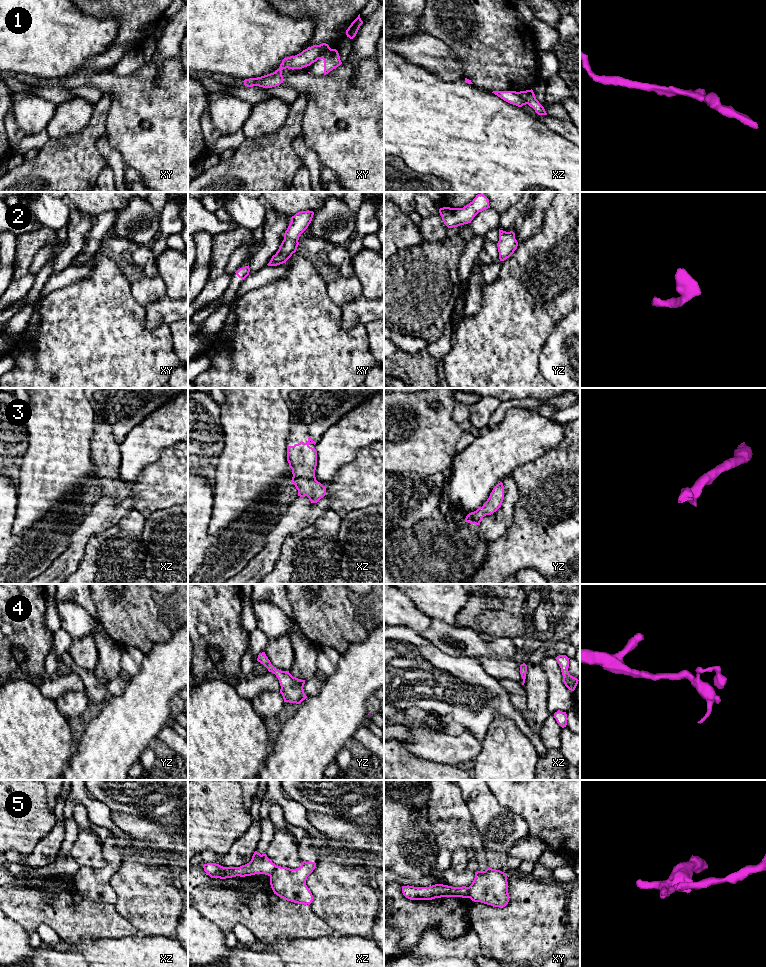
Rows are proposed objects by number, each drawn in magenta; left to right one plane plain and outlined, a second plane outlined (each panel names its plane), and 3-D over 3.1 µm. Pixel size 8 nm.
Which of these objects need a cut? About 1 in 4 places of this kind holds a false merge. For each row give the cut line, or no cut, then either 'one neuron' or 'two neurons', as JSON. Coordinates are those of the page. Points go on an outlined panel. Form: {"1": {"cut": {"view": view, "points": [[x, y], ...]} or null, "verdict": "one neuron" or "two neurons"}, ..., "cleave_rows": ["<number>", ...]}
{"1": {"cut": {"view": "xy", "points": [[330, 48], [318, 58]]}, "verdict": "two neurons"}, "2": {"cut": null, "verdict": "one neuron"}, "3": {"cut": null, "verdict": "one neuron"}, "4": {"cut": null, "verdict": "one neuron"}, "5": {"cut": {"view": "xy", "points": [[469, 887], [468, 897]]}, "verdict": "two neurons"}, "cleave_rows": ["1", "5"]}

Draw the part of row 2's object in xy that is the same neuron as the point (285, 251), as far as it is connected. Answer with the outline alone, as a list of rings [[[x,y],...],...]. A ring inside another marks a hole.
[[[307,210],[298,212],[291,217],[291,222],[284,233],[284,240],[276,254],[272,256],[270,262],[267,264],[268,266],[283,264],[296,252],[299,245],[299,237],[308,228],[313,215],[313,211]]]

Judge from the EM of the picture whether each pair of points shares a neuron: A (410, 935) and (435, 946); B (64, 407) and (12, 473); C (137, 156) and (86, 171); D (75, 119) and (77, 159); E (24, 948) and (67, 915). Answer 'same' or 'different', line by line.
A: different
B: different
C: different
D: different
E: different

